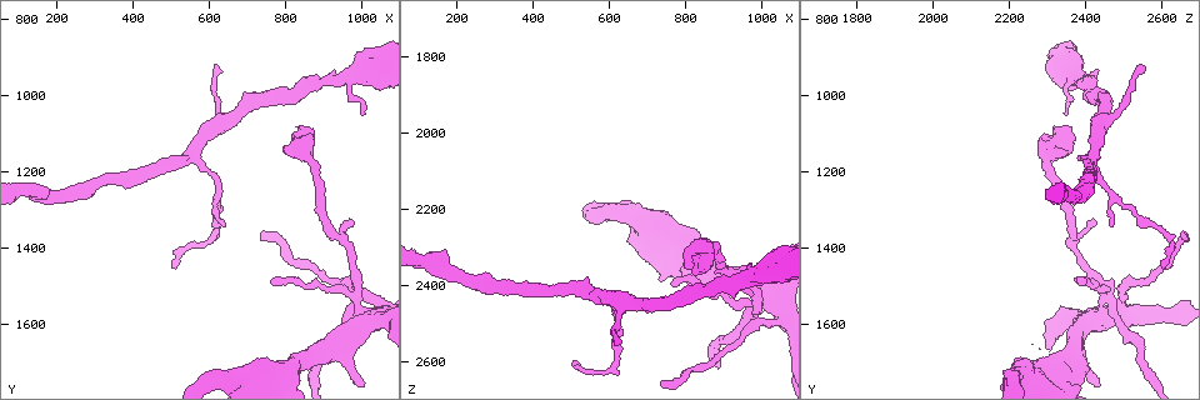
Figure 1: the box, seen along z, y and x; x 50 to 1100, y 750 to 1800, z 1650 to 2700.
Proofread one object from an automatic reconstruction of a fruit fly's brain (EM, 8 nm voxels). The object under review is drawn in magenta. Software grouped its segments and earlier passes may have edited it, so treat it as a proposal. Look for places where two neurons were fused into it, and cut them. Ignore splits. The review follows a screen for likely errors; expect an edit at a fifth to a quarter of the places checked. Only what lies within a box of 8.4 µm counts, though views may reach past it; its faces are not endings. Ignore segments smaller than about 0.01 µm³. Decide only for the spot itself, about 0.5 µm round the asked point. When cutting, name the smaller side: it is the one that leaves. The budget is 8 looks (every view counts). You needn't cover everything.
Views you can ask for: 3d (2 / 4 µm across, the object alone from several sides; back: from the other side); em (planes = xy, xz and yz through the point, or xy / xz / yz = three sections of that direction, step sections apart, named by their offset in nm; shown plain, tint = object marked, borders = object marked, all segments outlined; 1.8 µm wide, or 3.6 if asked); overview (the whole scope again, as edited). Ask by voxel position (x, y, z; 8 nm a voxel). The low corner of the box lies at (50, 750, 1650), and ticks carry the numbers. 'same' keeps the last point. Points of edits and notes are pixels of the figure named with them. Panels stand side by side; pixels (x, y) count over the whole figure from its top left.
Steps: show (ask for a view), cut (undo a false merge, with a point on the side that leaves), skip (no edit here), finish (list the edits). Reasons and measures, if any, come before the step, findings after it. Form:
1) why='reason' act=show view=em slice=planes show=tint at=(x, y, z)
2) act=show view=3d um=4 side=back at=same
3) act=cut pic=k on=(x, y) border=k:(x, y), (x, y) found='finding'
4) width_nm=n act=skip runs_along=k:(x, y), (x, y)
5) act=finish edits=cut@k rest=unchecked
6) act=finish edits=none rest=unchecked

why='abrupt turn' act=show view=em slice=planes show=tint at=(810, 1735, 2320)

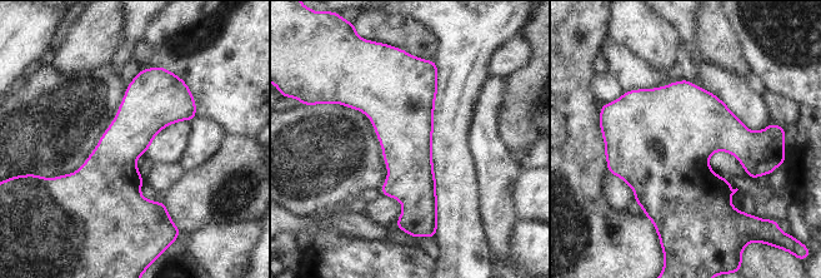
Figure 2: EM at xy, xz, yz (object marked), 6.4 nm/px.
width_nm=300 act=skip found='one neuron here'

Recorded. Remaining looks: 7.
act=show view=em slice=planes show=tint at=(985, 1500, 2445)

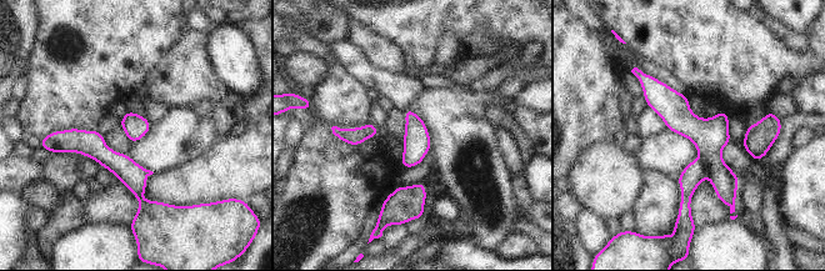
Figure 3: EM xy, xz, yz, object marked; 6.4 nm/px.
act=cut pic=3 on=(710, 136) border=3:(701, 157), (708, 170), (708, 176) found='two neurons meet here'

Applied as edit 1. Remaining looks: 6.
why='abrupt turn' act=show view=em slice=xy step=8 show=tint at=(610, 1370, 2615)

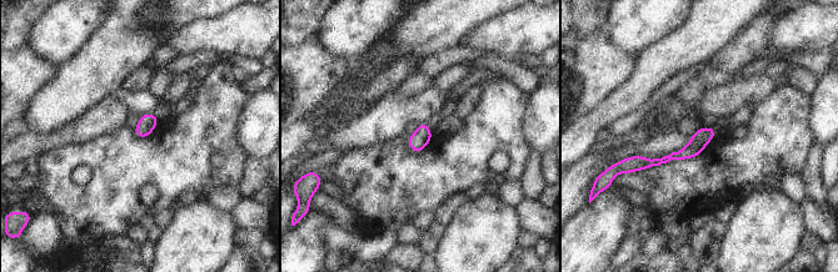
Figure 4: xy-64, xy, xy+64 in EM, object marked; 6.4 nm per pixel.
act=skip found='all the same neuron'

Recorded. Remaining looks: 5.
act=finish edits=cut@3 rest=unchecked

